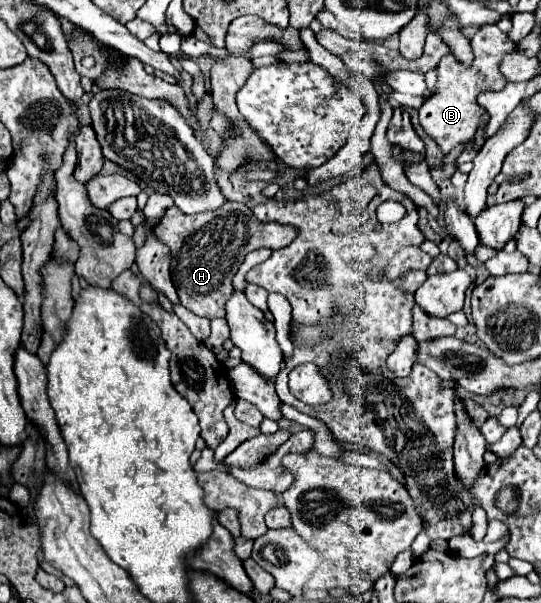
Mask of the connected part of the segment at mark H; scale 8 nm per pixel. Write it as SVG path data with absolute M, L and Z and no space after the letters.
M226 200L226 204L218 210L192 214L188 240L186 230L182 232L182 218L186 216L188 214L180 212L178 206L172 206L156 224L154 232L170 248L172 282L178 290L180 304L204 318L218 318L226 314L224 306L234 292L232 278L236 276L248 252L258 248L284 248L298 236L298 230L294 226L278 222L260 222L248 206L234 200Z

